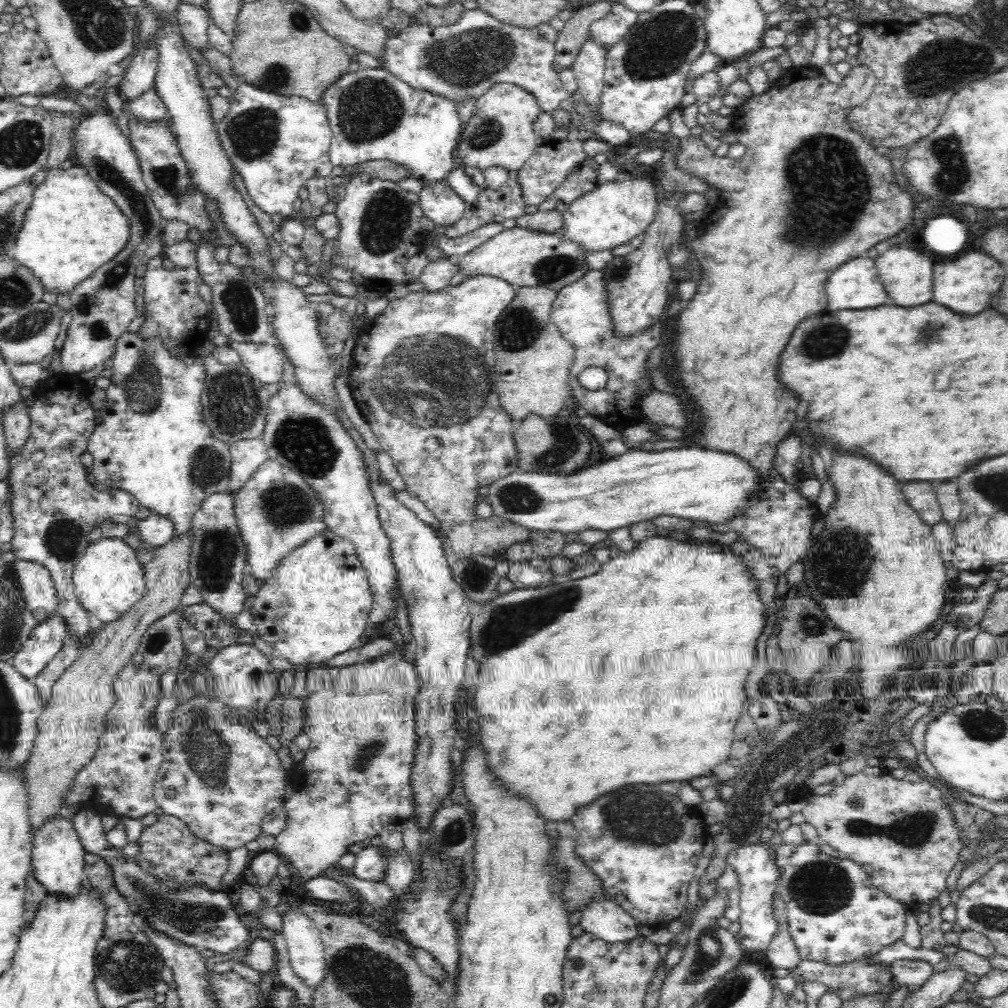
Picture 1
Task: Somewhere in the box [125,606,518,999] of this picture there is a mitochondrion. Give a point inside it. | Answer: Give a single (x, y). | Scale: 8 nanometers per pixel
(209, 757)

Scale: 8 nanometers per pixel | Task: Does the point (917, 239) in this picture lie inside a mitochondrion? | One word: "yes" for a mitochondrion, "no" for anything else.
no

